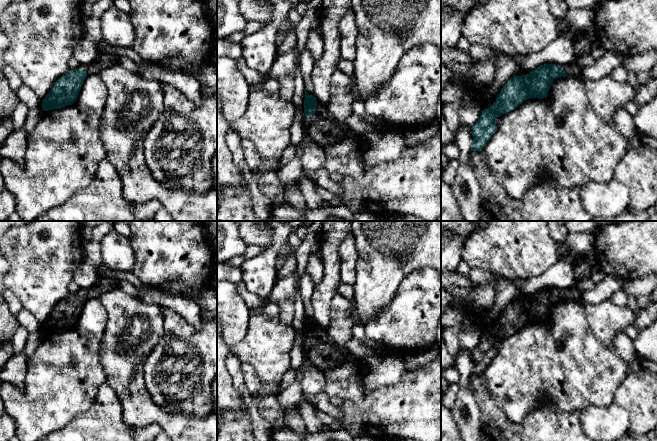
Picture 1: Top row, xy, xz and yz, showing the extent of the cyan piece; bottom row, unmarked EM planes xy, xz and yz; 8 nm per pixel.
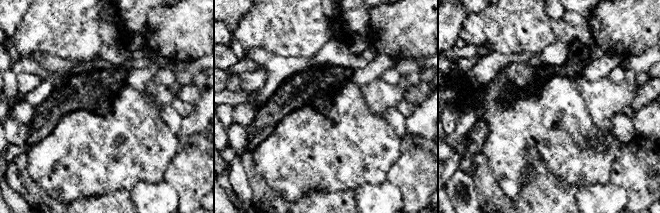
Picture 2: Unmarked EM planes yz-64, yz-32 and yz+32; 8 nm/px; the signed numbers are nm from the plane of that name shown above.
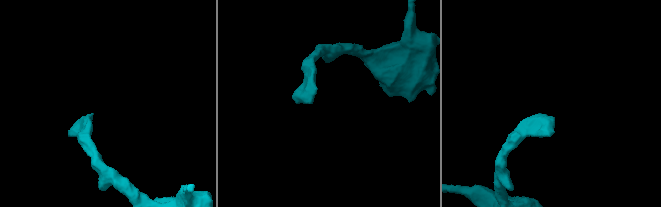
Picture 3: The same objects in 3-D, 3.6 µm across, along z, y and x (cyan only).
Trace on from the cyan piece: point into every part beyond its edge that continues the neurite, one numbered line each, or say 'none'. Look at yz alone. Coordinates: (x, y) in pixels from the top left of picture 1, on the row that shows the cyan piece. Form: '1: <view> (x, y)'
1: yz (574, 69)

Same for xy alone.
1: xy (103, 60)

